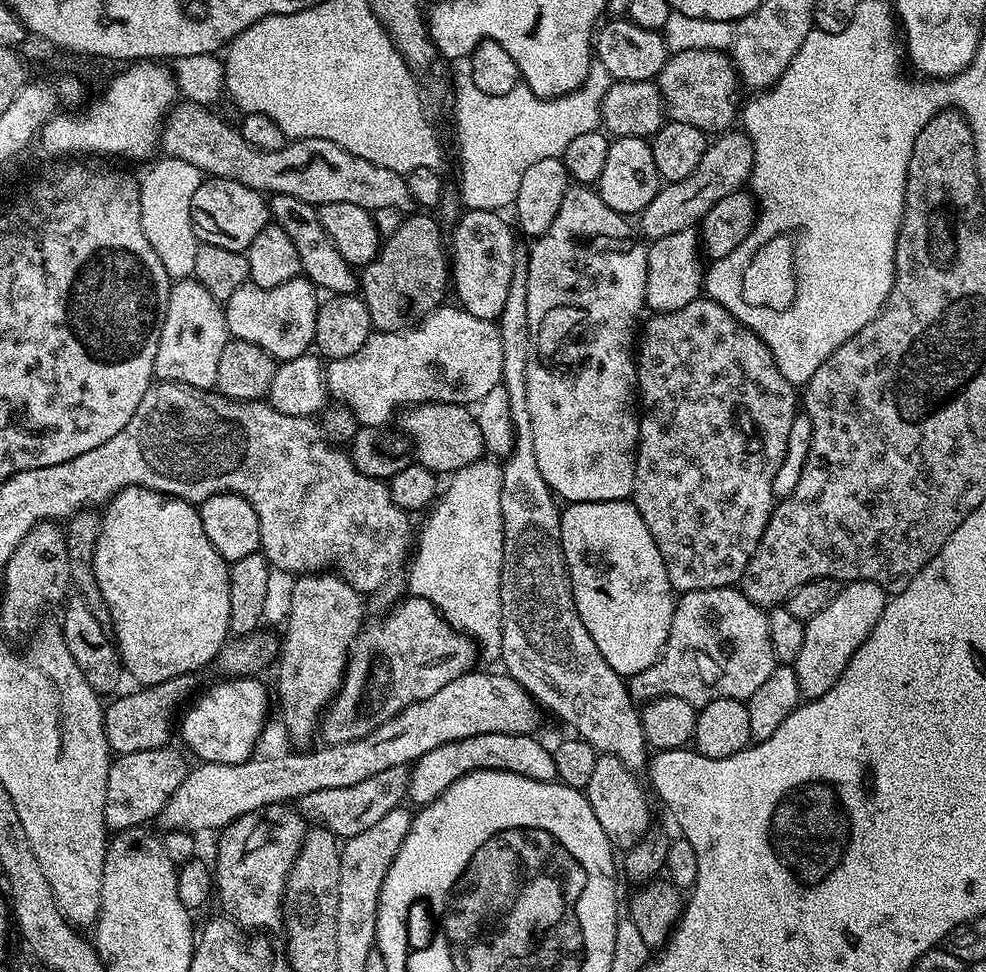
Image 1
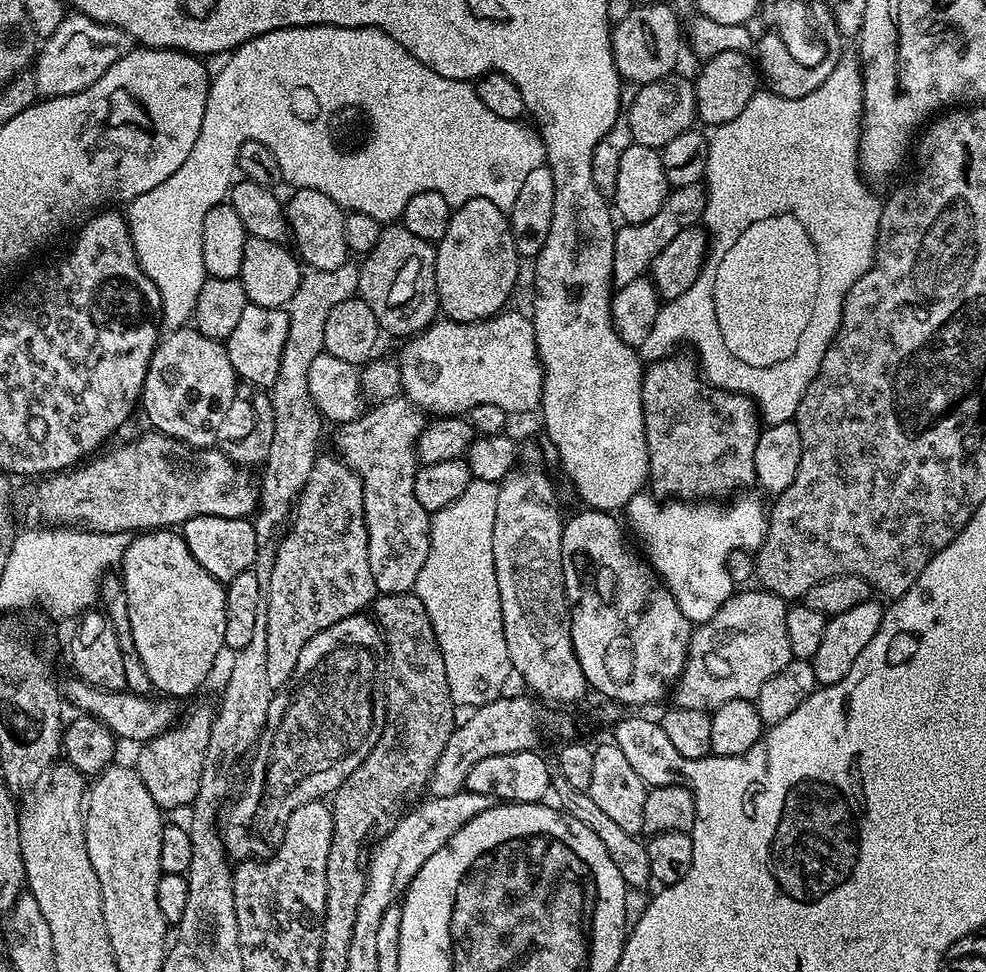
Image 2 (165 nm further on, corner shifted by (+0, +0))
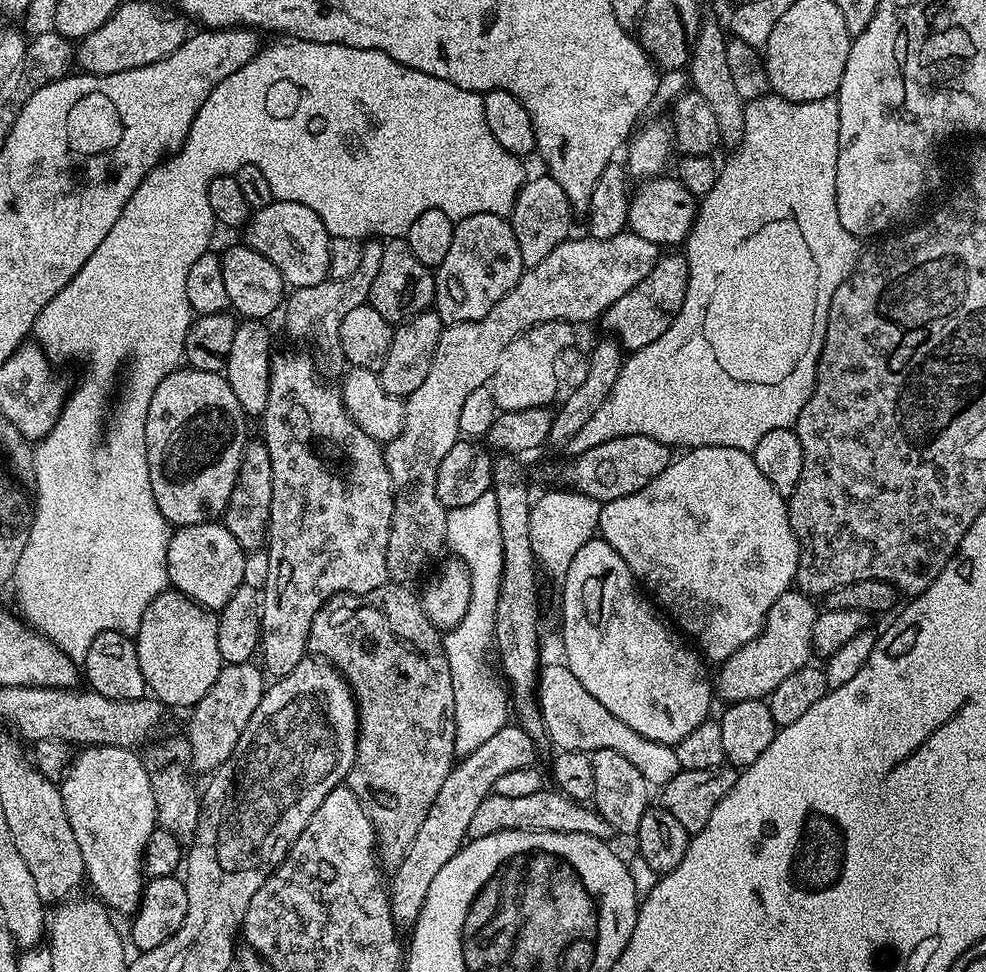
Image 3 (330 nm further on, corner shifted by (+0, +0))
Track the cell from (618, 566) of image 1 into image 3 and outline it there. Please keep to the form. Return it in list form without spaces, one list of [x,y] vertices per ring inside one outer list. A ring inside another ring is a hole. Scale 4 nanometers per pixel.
[[[599,538],[588,540],[586,546],[582,546],[578,554],[574,554],[574,562],[570,562],[562,584],[563,659],[574,678],[578,678],[578,682],[582,682],[582,686],[586,686],[586,690],[590,690],[590,694],[594,694],[594,698],[598,698],[598,702],[602,702],[602,706],[606,706],[606,710],[614,714],[614,718],[626,722],[630,730],[638,730],[642,738],[673,746],[682,742],[682,738],[686,738],[690,730],[709,719],[712,696],[714,700],[714,684],[713,681],[712,684],[708,681],[708,672],[704,669],[705,661],[698,655],[695,647],[689,646],[671,627],[668,629],[664,625],[665,617],[657,611],[651,599],[648,601],[640,597],[641,589],[636,577],[632,575],[630,566],[622,562],[622,556],[614,550],[614,546]]]

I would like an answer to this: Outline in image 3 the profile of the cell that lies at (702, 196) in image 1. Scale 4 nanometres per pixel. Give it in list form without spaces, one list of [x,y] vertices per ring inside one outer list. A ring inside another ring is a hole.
[[[627,230],[614,234],[614,238],[583,239],[569,238],[554,246],[538,266],[524,269],[514,290],[486,318],[449,324],[442,338],[438,338],[430,374],[404,400],[402,430],[383,445],[386,470],[390,470],[396,491],[390,542],[386,542],[386,570],[391,583],[411,585],[411,580],[418,579],[424,567],[440,551],[445,551],[448,509],[438,502],[438,466],[442,466],[442,458],[446,458],[450,446],[461,439],[460,419],[466,397],[491,381],[506,346],[527,328],[546,322],[563,320],[579,326],[587,320],[599,321],[622,294],[634,290],[654,270],[662,255],[661,245],[646,242],[646,238],[638,238],[638,234]]]

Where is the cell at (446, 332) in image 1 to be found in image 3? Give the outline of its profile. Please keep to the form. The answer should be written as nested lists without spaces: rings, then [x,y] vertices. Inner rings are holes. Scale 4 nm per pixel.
[[[555,320],[527,328],[521,336],[514,338],[514,342],[510,342],[510,346],[506,346],[498,370],[490,381],[494,402],[500,412],[543,408],[553,403],[551,400],[556,396],[556,363],[571,346],[572,332],[573,325]]]

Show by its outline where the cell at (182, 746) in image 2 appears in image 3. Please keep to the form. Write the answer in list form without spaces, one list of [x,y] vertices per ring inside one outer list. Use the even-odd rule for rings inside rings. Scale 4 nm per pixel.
[[[259,663],[224,664],[221,667],[218,678],[214,678],[214,686],[210,686],[194,705],[190,712],[192,717],[188,720],[186,748],[190,760],[192,756],[191,767],[197,773],[211,774],[230,758],[234,746],[238,746],[242,730],[246,730],[246,722],[254,718],[254,710],[258,710],[258,702],[262,702],[265,687],[266,676]]]

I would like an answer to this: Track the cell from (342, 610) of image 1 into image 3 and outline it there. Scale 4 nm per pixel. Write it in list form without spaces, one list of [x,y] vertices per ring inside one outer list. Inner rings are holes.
[[[277,351],[272,357],[270,398],[266,402],[262,423],[264,423],[264,448],[268,451],[266,467],[274,470],[274,494],[270,502],[270,518],[268,519],[268,534],[266,537],[268,573],[264,576],[264,584],[262,583],[260,646],[258,649],[263,671],[272,678],[290,674],[290,670],[294,670],[294,666],[298,666],[298,662],[305,660],[308,652],[308,635],[310,634],[310,626],[314,622],[314,614],[318,614],[318,610],[322,610],[325,602],[335,596],[343,596],[345,592],[353,592],[355,596],[366,594],[378,586],[389,583],[388,571],[386,570],[386,542],[390,542],[390,522],[394,518],[396,491],[392,485],[390,470],[386,470],[384,449],[381,441],[370,438],[370,434],[366,434],[366,430],[362,430],[352,421],[344,405],[344,399],[340,397],[339,387],[333,386],[331,388],[324,380],[327,379],[316,369],[316,364],[307,351]]]

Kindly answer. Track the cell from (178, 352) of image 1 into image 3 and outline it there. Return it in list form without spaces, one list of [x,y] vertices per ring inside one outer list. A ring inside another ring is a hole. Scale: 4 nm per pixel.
[[[181,366],[166,378],[162,378],[162,382],[158,384],[158,390],[154,390],[154,398],[150,398],[150,410],[146,410],[146,458],[150,466],[150,490],[154,490],[154,502],[158,502],[158,510],[162,518],[168,520],[169,525],[185,528],[195,524],[210,524],[223,517],[226,506],[230,502],[230,494],[240,477],[240,468],[246,462],[244,443],[248,440],[248,424],[250,424],[249,417],[245,416],[234,390],[230,390],[227,375]]]

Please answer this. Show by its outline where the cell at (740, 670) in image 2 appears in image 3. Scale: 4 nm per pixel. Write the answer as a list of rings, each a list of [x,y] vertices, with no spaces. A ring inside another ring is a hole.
[[[789,590],[781,594],[778,602],[770,606],[768,616],[764,620],[764,628],[746,646],[739,648],[729,660],[723,661],[720,668],[720,684],[718,680],[718,696],[724,702],[737,700],[764,700],[774,690],[794,674],[794,670],[809,667],[808,656],[813,655],[812,631],[818,615],[813,597],[804,595],[799,590]]]

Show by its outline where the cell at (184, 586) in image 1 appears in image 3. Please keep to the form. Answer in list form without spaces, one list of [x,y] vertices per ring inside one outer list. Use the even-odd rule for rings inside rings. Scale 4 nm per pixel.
[[[175,590],[158,594],[146,614],[142,614],[140,628],[134,634],[138,666],[142,666],[147,691],[169,709],[191,709],[214,686],[214,678],[218,678],[222,667],[216,618],[215,611],[195,604]]]

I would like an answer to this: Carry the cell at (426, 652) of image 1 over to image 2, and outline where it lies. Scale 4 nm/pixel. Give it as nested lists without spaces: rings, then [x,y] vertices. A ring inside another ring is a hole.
[[[368,614],[342,618],[334,622],[334,626],[326,626],[326,630],[314,634],[314,638],[302,646],[291,681],[273,695],[270,714],[266,714],[266,726],[250,753],[244,796],[227,805],[219,825],[224,848],[233,861],[271,856],[284,841],[290,814],[294,814],[298,806],[306,806],[306,802],[320,800],[335,792],[342,782],[346,782],[346,778],[350,778],[350,774],[354,774],[354,770],[358,770],[358,766],[362,766],[366,754],[374,750],[376,739],[380,737],[382,716],[372,709],[372,703],[376,700],[376,683],[382,680],[385,656],[383,631]]]

